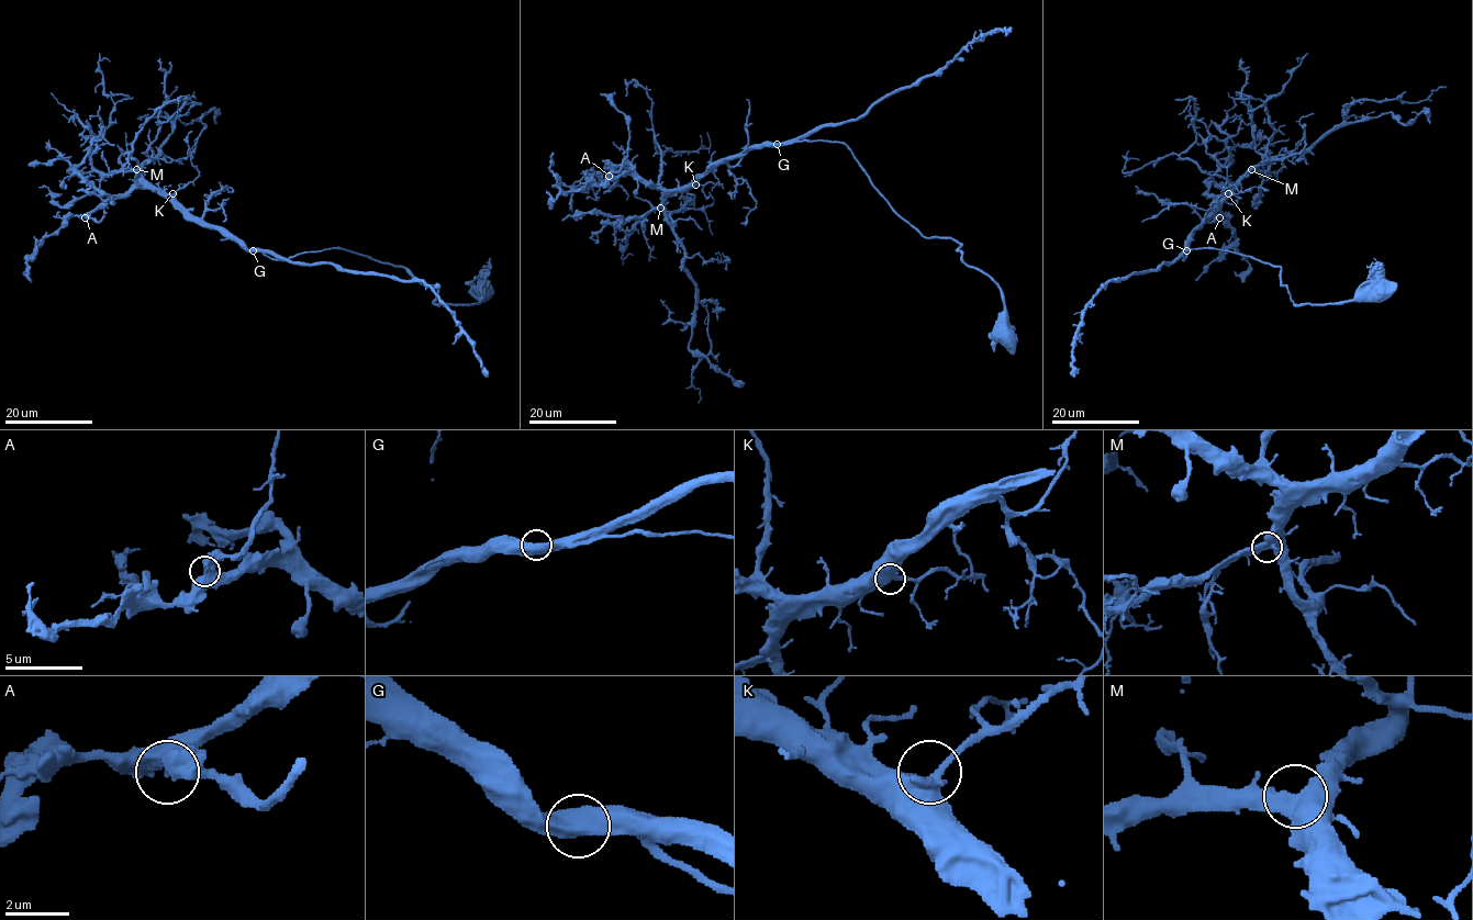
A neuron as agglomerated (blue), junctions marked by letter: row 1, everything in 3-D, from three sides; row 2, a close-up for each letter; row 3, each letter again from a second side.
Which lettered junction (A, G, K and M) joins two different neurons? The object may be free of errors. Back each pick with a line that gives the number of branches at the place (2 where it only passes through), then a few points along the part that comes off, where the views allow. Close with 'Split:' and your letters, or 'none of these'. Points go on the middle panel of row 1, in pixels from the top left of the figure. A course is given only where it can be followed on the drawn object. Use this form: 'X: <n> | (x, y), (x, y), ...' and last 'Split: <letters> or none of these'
Split: none of these

